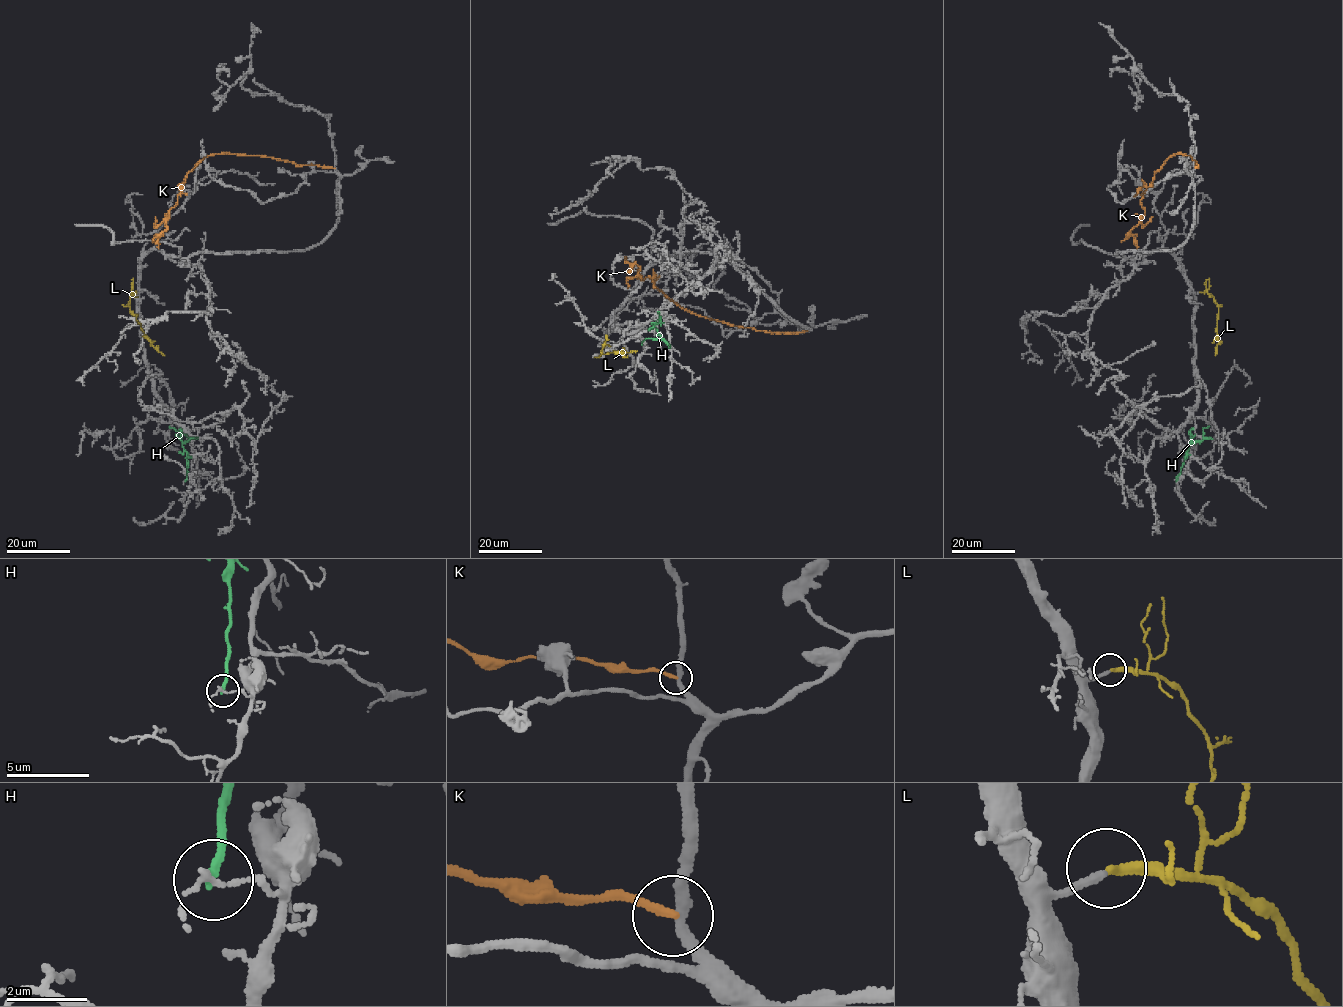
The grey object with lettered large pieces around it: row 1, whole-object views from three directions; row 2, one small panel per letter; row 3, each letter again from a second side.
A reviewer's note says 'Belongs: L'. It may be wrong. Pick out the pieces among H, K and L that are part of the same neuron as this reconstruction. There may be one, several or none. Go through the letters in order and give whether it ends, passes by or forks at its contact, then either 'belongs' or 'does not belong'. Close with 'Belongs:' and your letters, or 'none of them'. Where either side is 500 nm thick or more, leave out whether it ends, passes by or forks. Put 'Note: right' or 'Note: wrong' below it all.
H: it ends; does not belong
K: it ends; does not belong
L: it ends; belongs
Belongs: L
Note: right

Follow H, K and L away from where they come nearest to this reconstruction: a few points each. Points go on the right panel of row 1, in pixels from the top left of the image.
H: (1176, 480), (1189, 445), (1201, 441), (1203, 428), (1209, 426)
K: (1194, 168), (1197, 164), (1190, 155), (1173, 154), (1154, 174), (1140, 202), (1144, 215), (1129, 231), (1137, 248)
L: (1199, 292), (1213, 296), (1218, 307), (1219, 343), (1215, 355)

